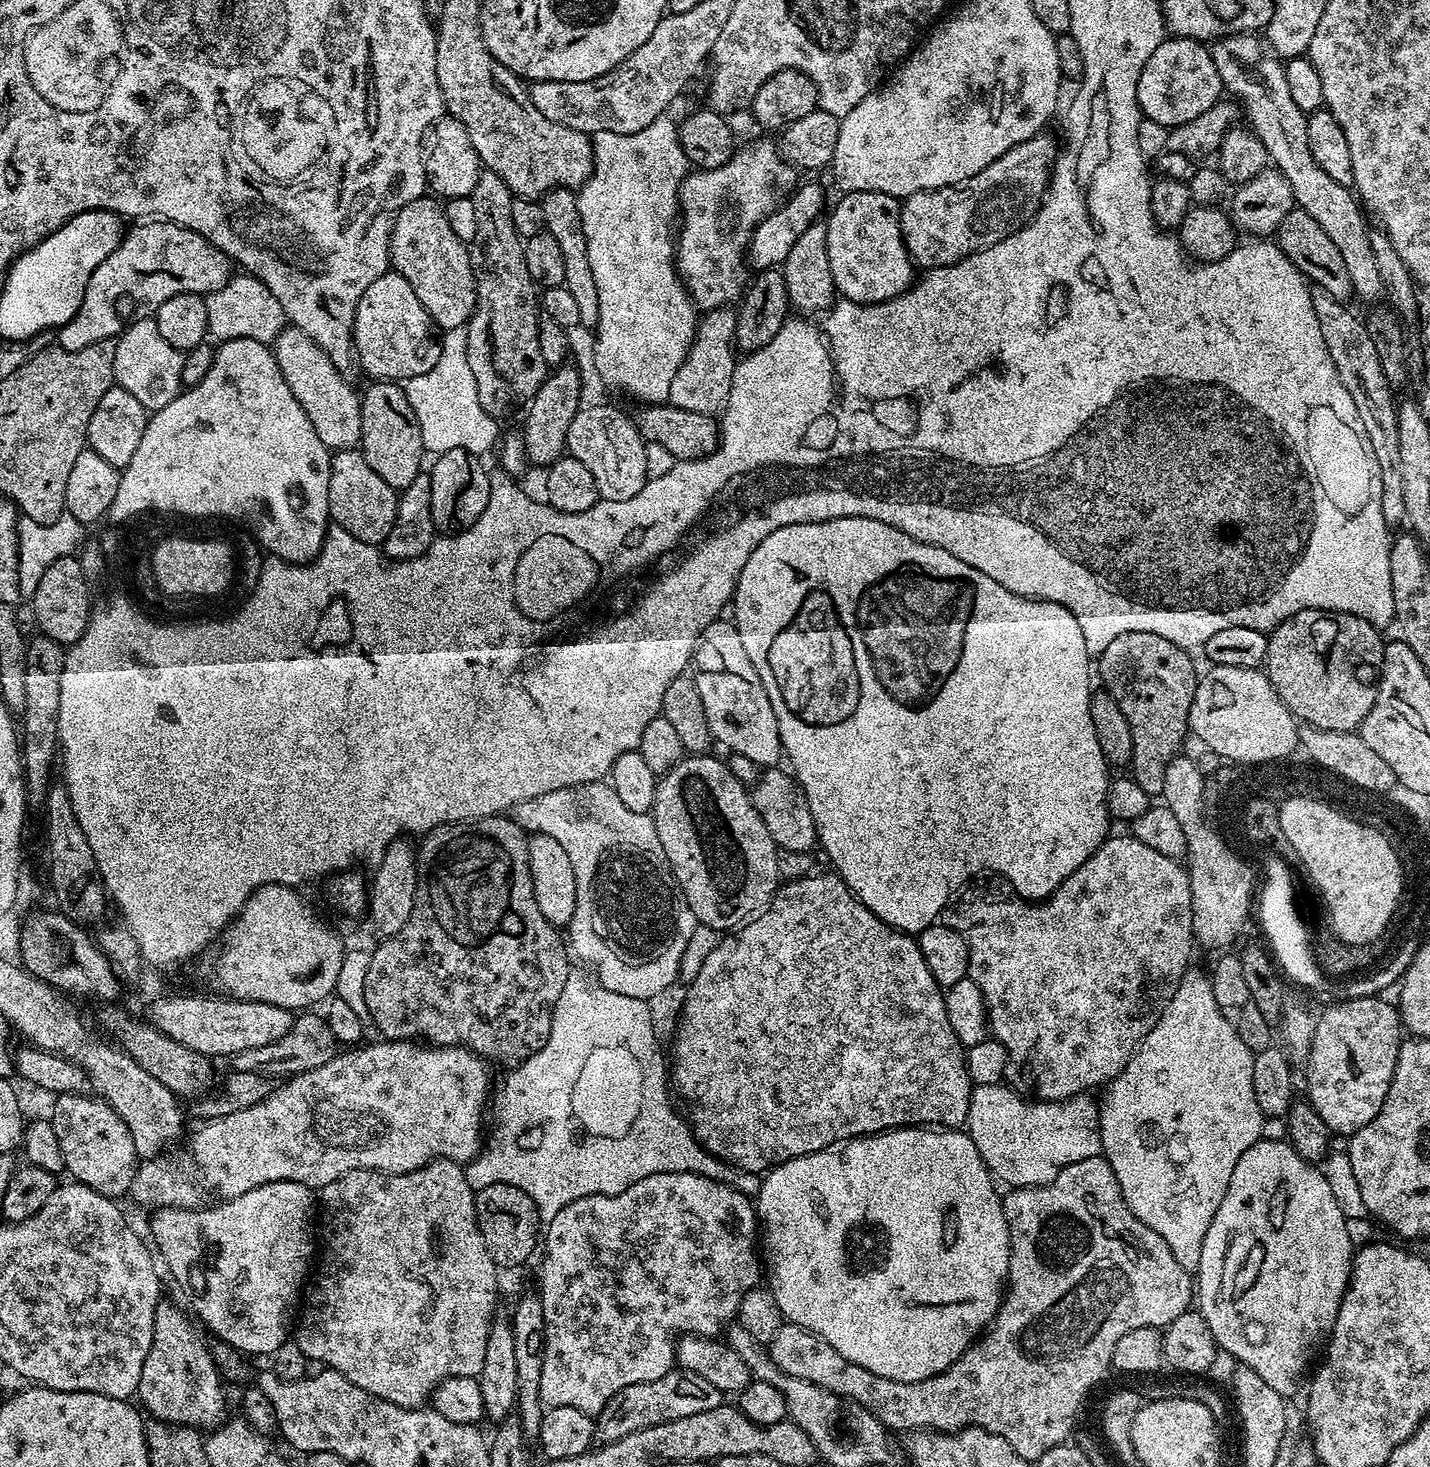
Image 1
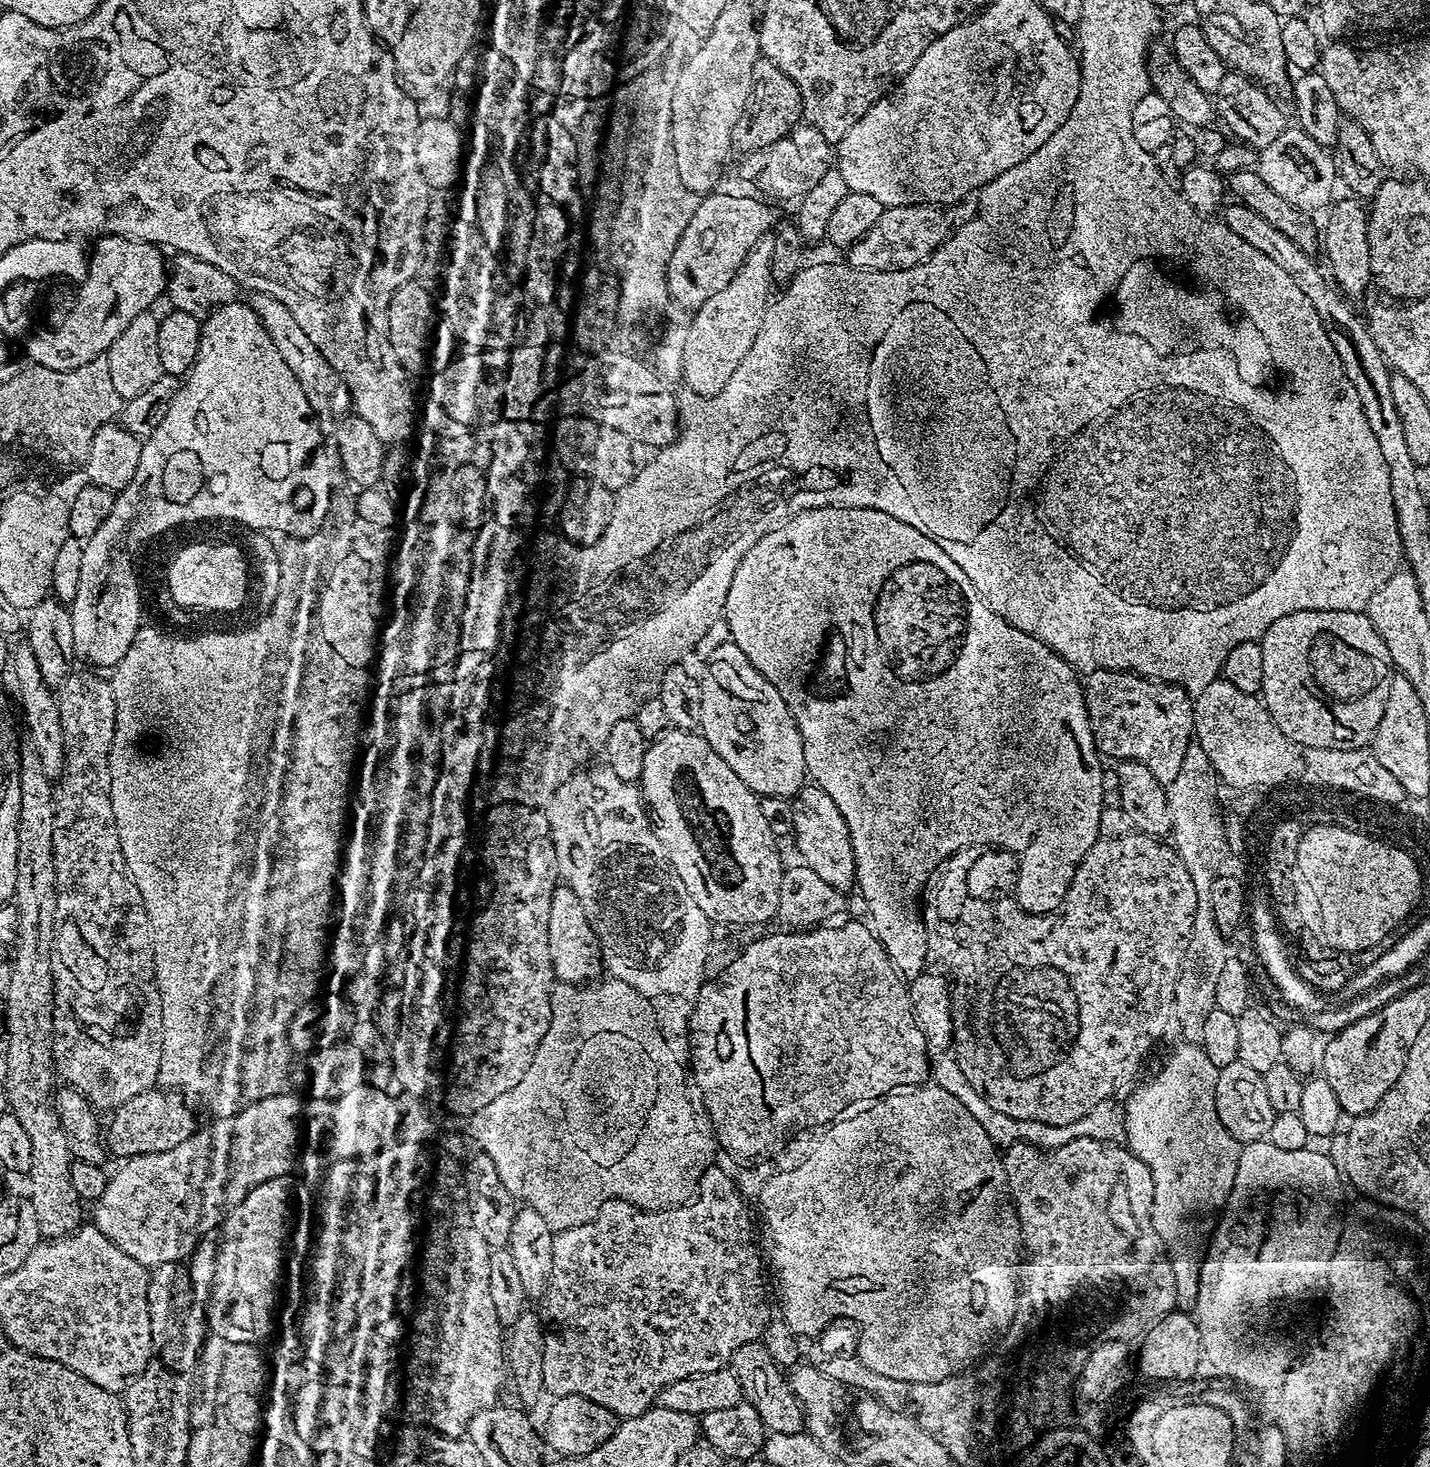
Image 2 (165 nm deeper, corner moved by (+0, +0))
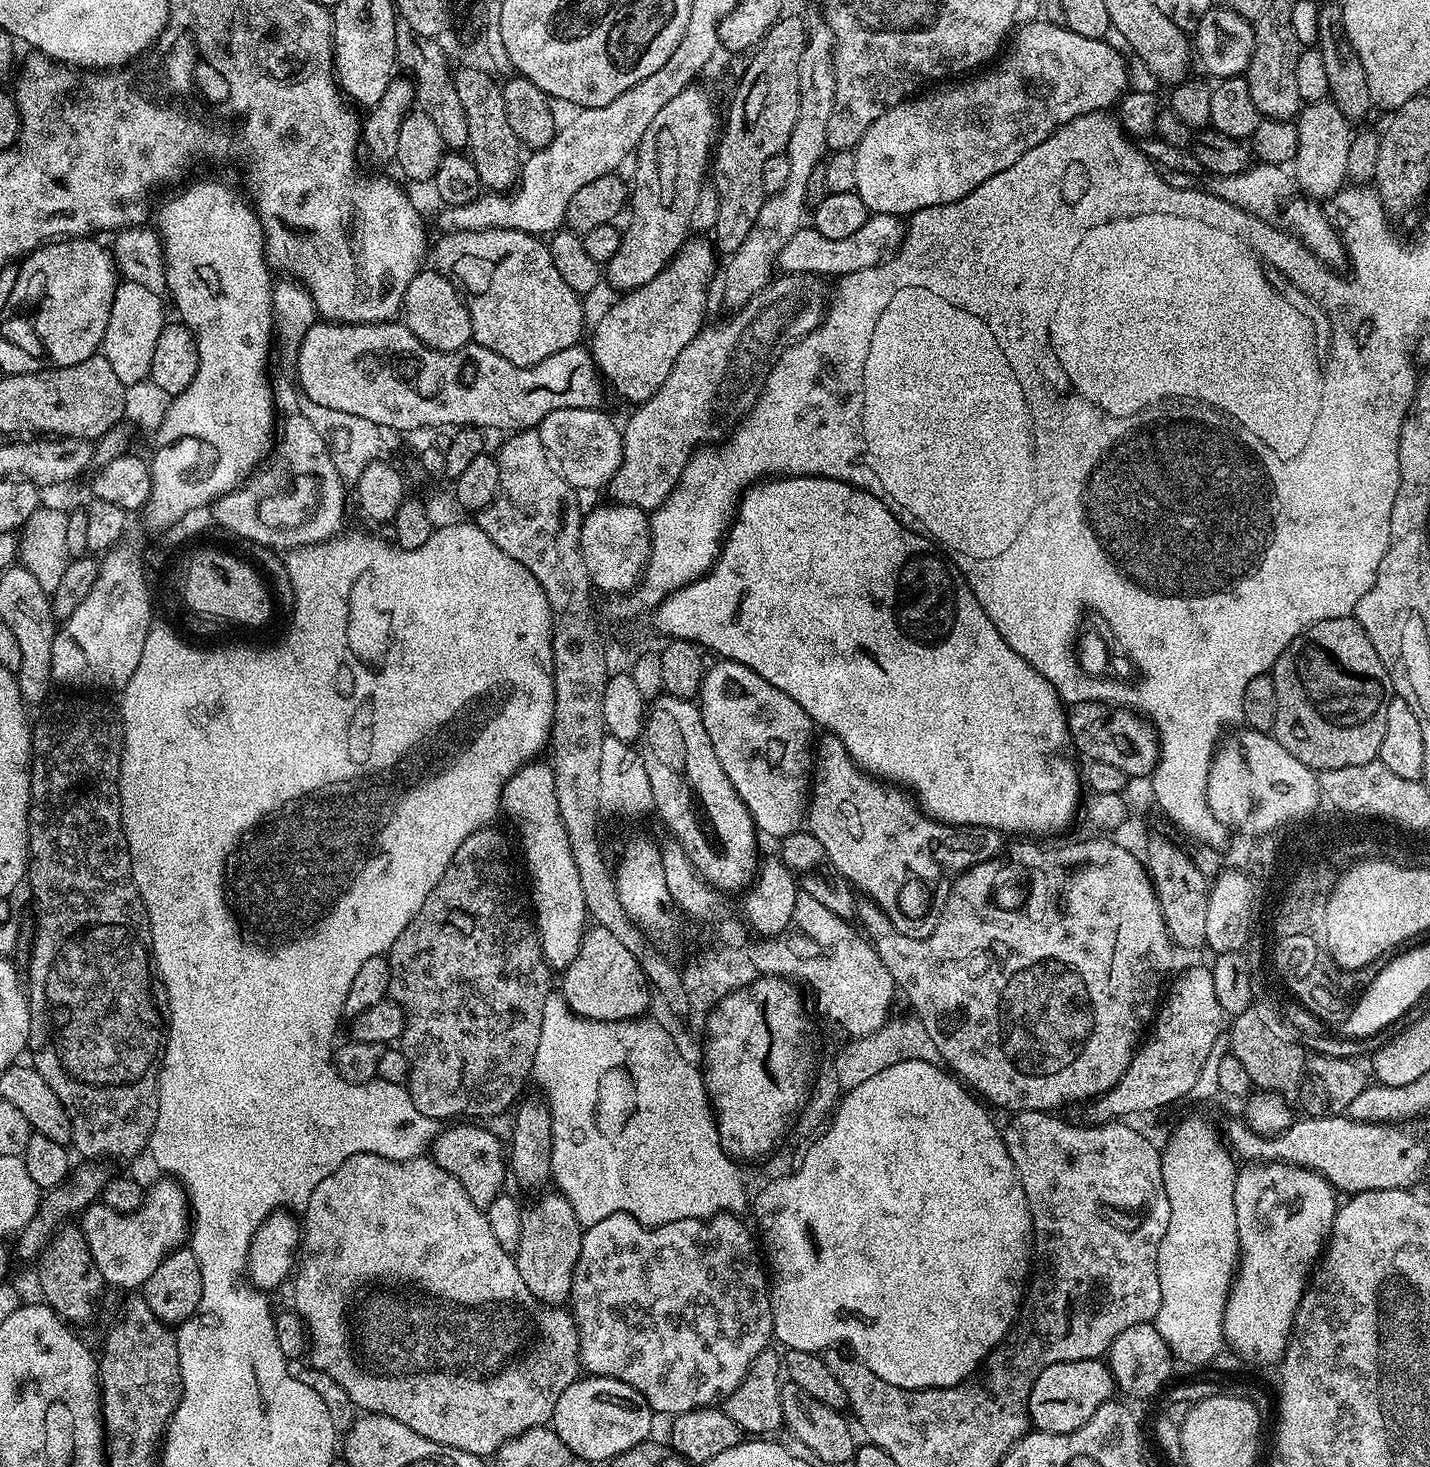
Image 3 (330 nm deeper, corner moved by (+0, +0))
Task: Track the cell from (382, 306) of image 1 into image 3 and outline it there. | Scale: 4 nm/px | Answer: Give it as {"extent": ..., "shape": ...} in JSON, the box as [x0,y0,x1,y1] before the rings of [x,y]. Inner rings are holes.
{"extent":[402,270,472,352],"shape":[[[421,270],[408,283],[402,320],[426,347],[439,352],[453,352],[465,348],[472,340],[472,319],[460,289],[435,270]]]}

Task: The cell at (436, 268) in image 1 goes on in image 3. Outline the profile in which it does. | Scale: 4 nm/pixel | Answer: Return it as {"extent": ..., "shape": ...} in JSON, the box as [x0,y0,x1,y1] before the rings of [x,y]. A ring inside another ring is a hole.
{"extent":[435,228,581,368],"shape":[[[487,228],[482,232],[450,232],[439,238],[435,271],[460,289],[472,319],[475,343],[523,368],[581,343],[581,293],[562,282],[558,266],[554,266],[554,258],[541,237],[513,228]]]}

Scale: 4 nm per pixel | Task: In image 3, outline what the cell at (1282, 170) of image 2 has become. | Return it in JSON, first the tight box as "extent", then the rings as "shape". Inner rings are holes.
{"extent":[1294,98,1353,198],"shape":[[[1331,98],[1305,103],[1295,125],[1298,150],[1294,161],[1294,180],[1298,188],[1300,183],[1299,191],[1312,198],[1332,195],[1335,197],[1345,187],[1344,180],[1346,181],[1348,176],[1353,125],[1343,116],[1342,110]]]}

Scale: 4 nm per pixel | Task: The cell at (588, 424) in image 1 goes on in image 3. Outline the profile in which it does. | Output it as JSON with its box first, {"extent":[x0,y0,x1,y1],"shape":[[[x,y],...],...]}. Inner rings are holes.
{"extent":[538,408,624,490],"shape":[[[563,408],[554,410],[542,418],[538,425],[538,435],[546,450],[548,460],[560,471],[560,476],[577,490],[600,488],[611,485],[614,474],[619,470],[624,453],[624,437],[621,429],[600,408]]]}

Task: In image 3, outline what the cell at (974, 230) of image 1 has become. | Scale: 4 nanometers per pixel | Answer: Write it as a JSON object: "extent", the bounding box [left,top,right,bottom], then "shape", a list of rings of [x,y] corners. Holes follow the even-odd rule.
{"extent":[778,212,906,278],"shape":[[[885,212],[869,215],[867,222],[850,238],[831,240],[818,234],[814,226],[805,226],[797,230],[794,238],[782,246],[778,268],[784,274],[803,274],[823,278],[833,276],[839,278],[860,272],[863,268],[877,268],[885,260],[895,256],[904,241],[906,224],[899,216],[891,216]]]}

